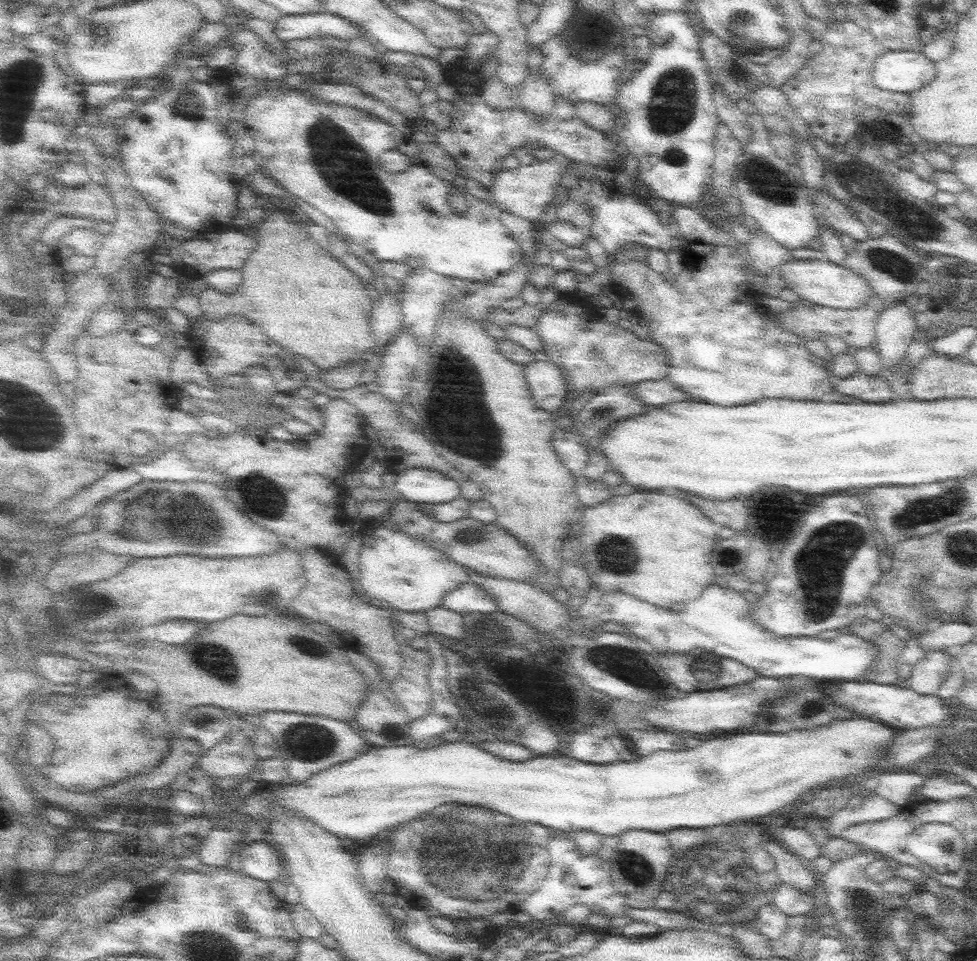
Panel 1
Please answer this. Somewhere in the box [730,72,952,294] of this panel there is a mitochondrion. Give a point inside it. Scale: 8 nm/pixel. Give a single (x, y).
(862, 184)

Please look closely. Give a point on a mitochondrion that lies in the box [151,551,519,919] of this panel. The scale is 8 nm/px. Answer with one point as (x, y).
(309, 742)

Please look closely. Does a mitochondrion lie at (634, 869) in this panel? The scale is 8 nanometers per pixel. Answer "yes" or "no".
yes

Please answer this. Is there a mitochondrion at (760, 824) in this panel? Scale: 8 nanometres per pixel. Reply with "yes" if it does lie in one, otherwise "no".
no

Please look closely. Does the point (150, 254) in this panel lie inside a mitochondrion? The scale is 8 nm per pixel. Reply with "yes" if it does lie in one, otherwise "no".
no

